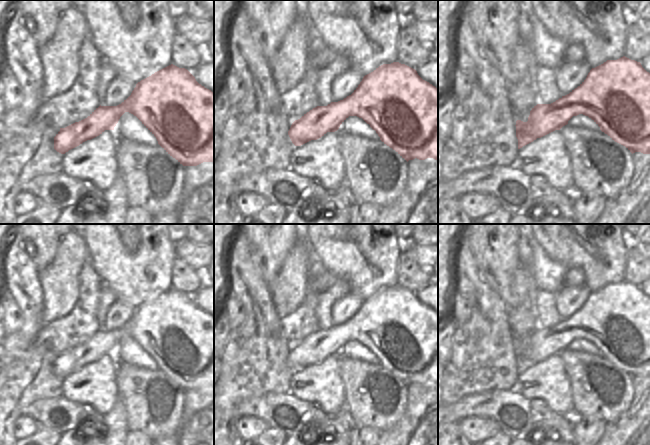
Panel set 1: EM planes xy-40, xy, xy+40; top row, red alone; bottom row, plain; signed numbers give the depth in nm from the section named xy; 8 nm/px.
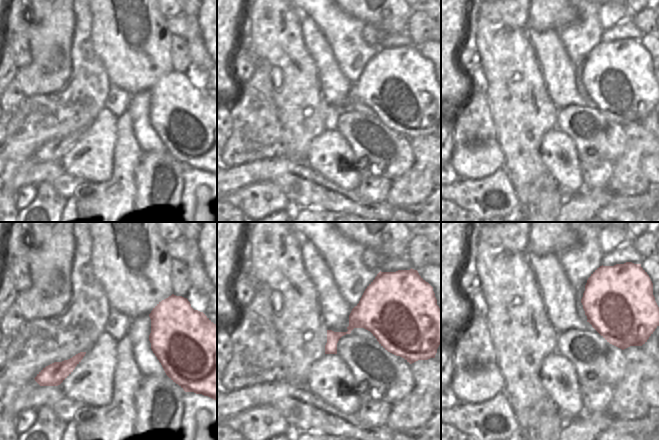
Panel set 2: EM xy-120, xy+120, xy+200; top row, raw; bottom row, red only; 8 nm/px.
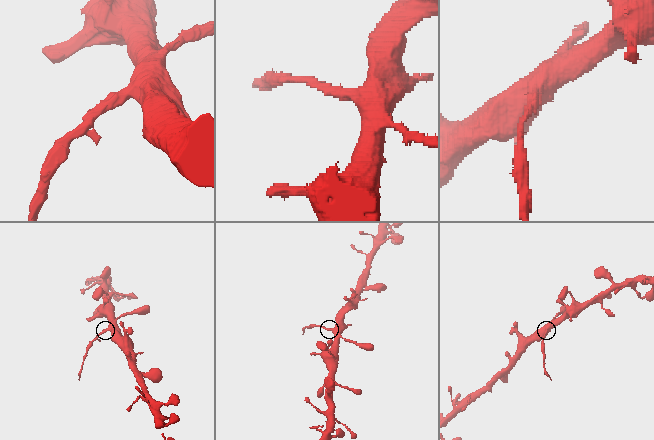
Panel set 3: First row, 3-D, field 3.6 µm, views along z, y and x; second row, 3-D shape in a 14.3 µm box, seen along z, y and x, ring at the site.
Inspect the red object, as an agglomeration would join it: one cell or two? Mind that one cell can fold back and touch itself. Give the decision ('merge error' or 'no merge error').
merge error

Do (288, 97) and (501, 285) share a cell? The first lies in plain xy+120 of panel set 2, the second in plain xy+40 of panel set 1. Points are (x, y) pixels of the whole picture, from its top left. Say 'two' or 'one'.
one

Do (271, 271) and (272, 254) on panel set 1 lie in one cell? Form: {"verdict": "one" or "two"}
{"verdict": "one"}

